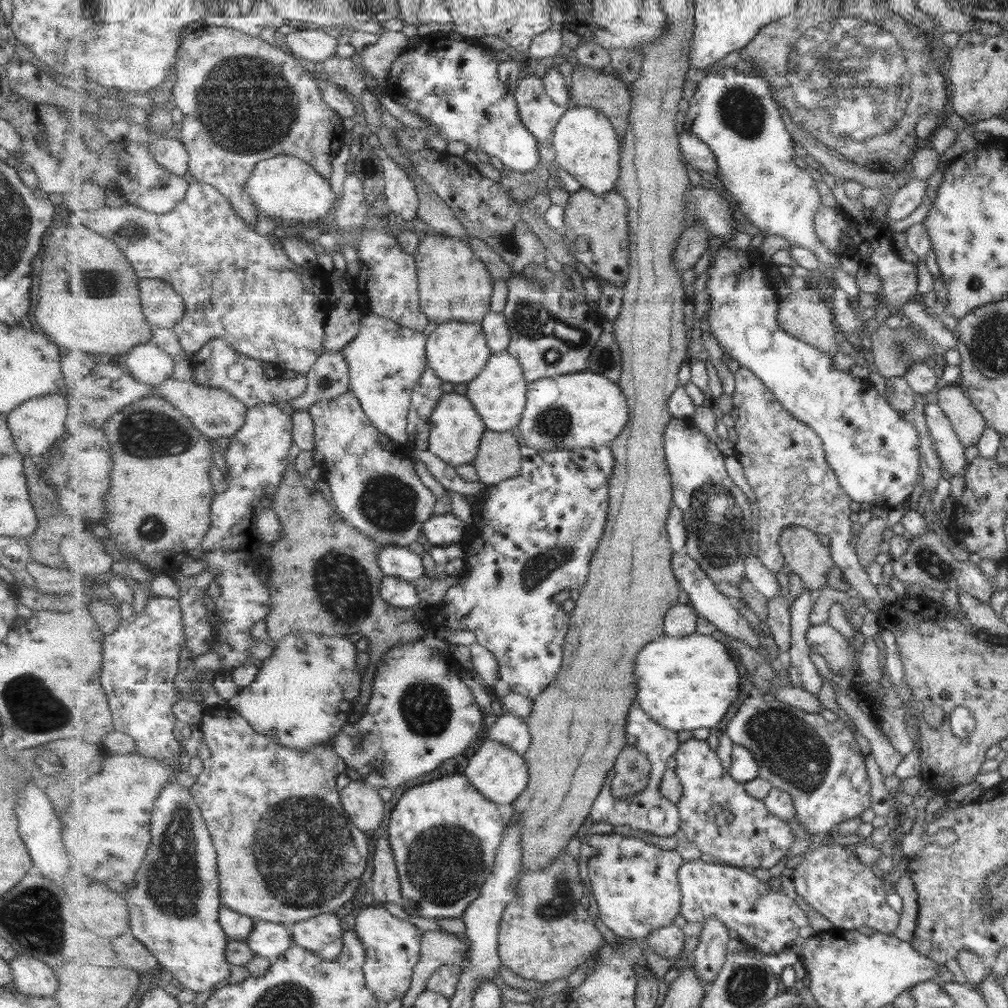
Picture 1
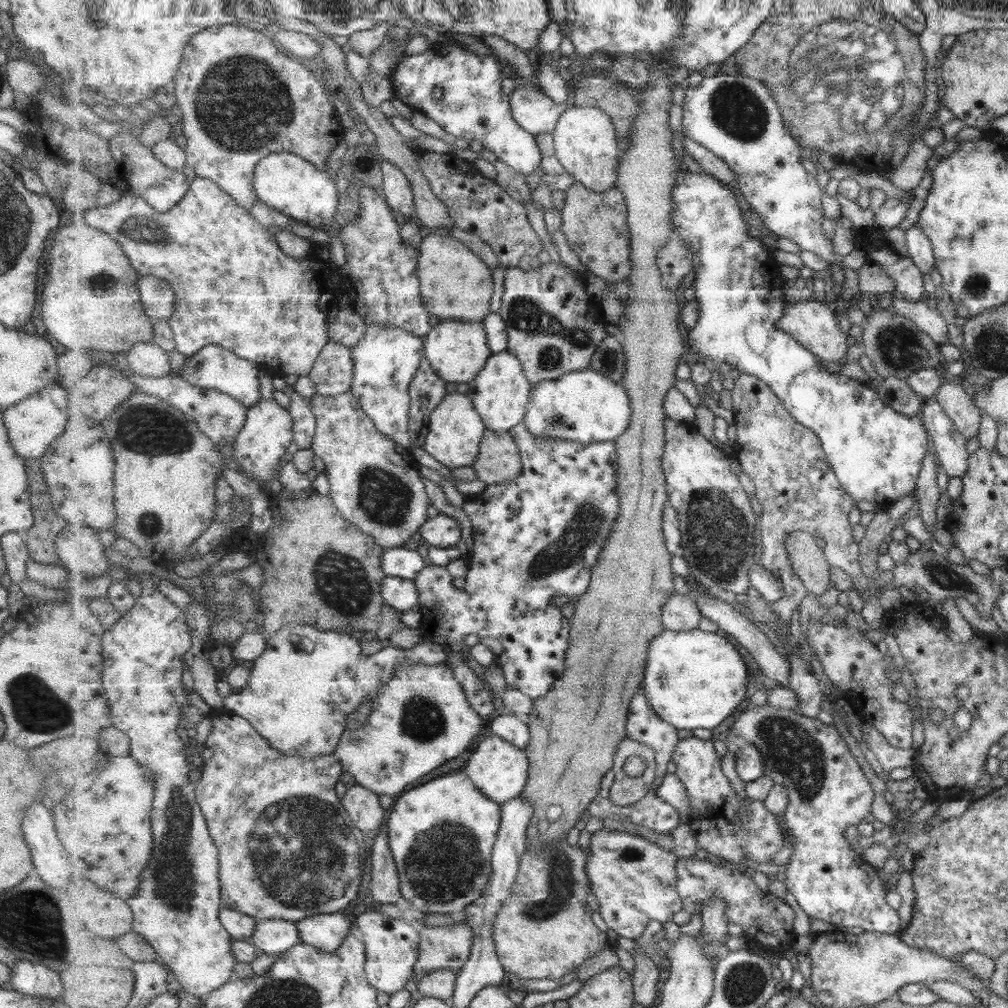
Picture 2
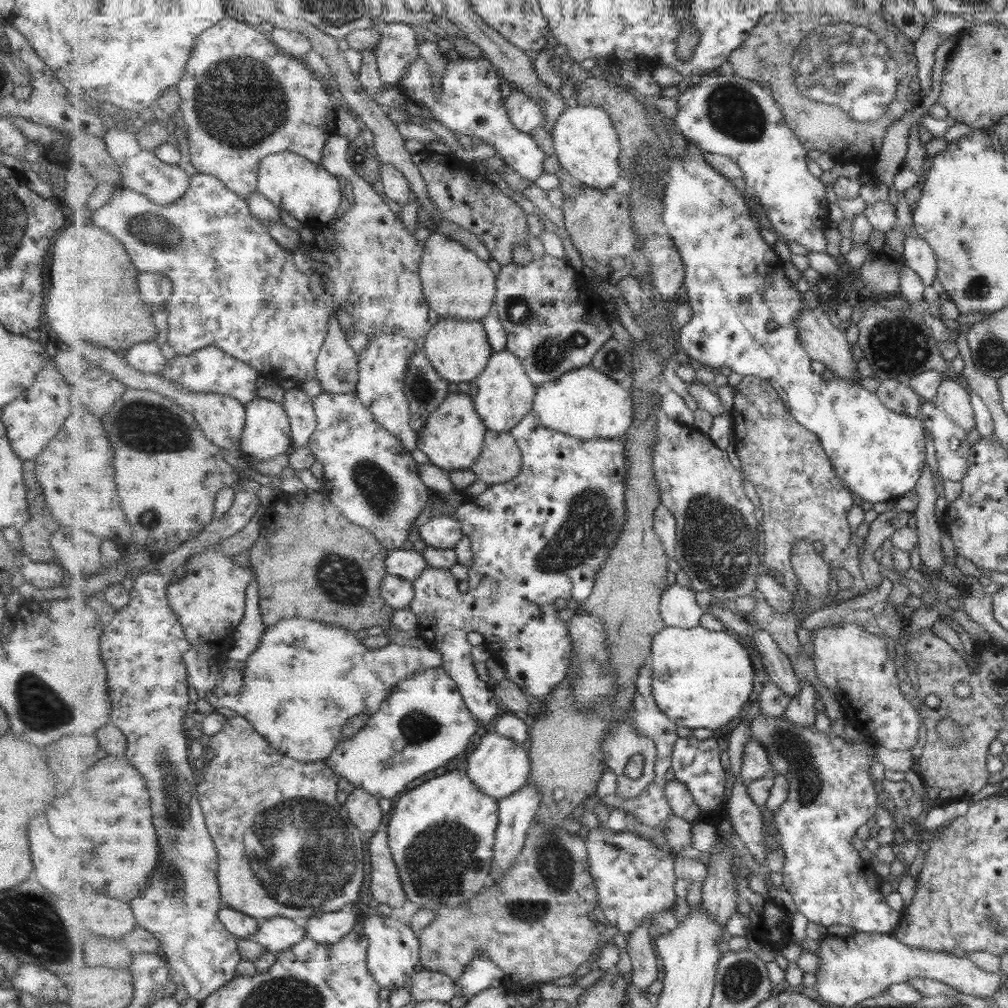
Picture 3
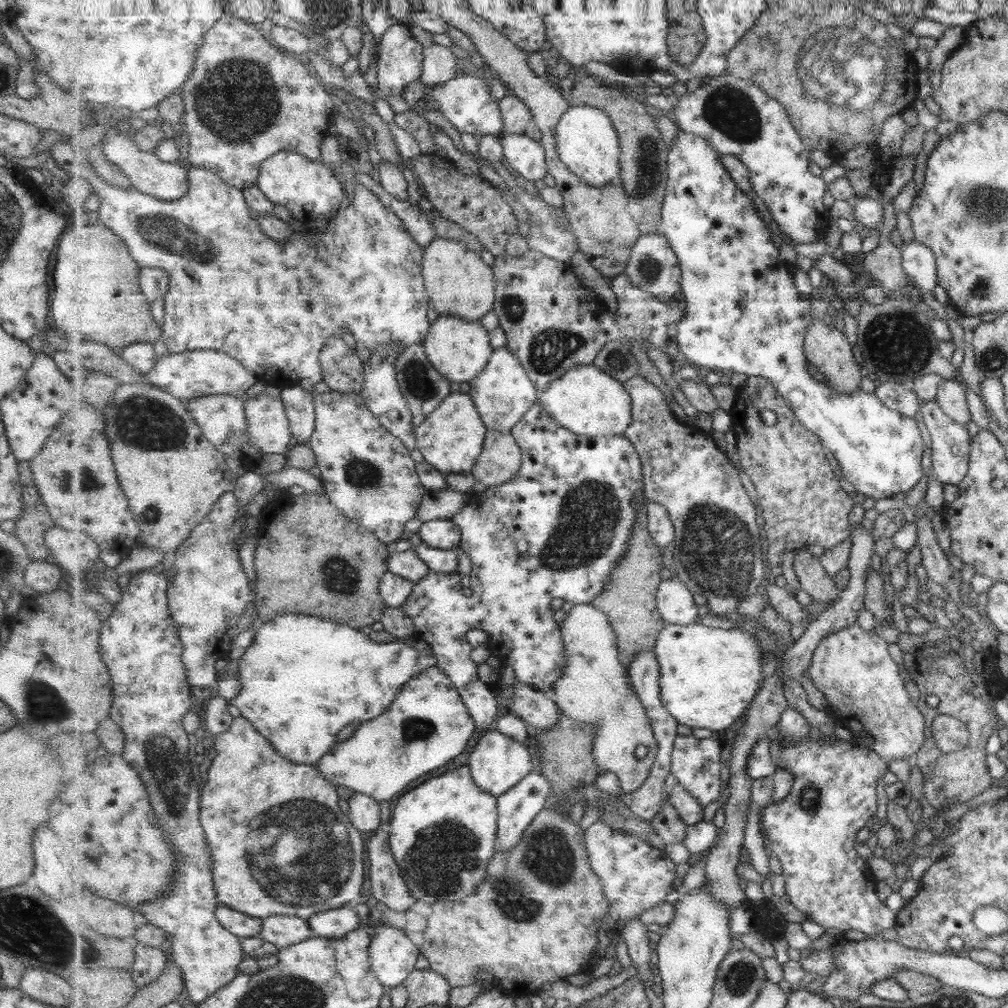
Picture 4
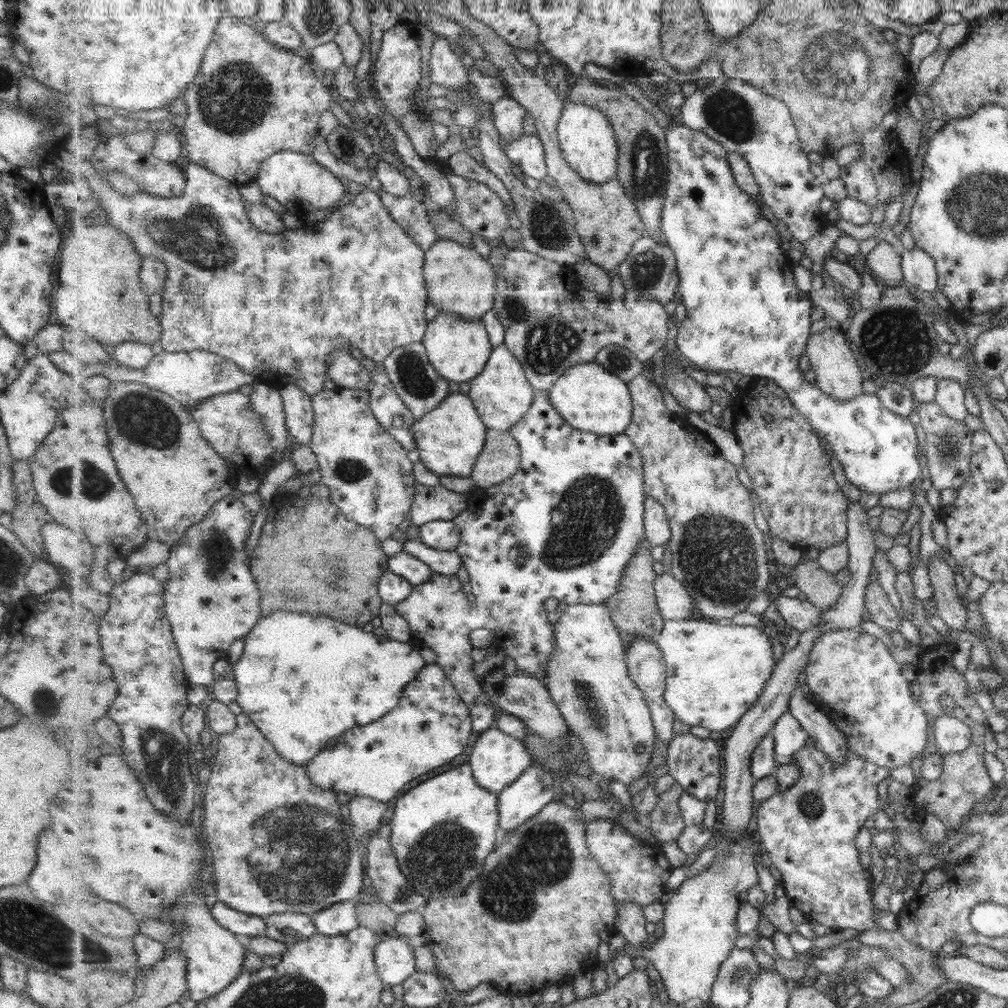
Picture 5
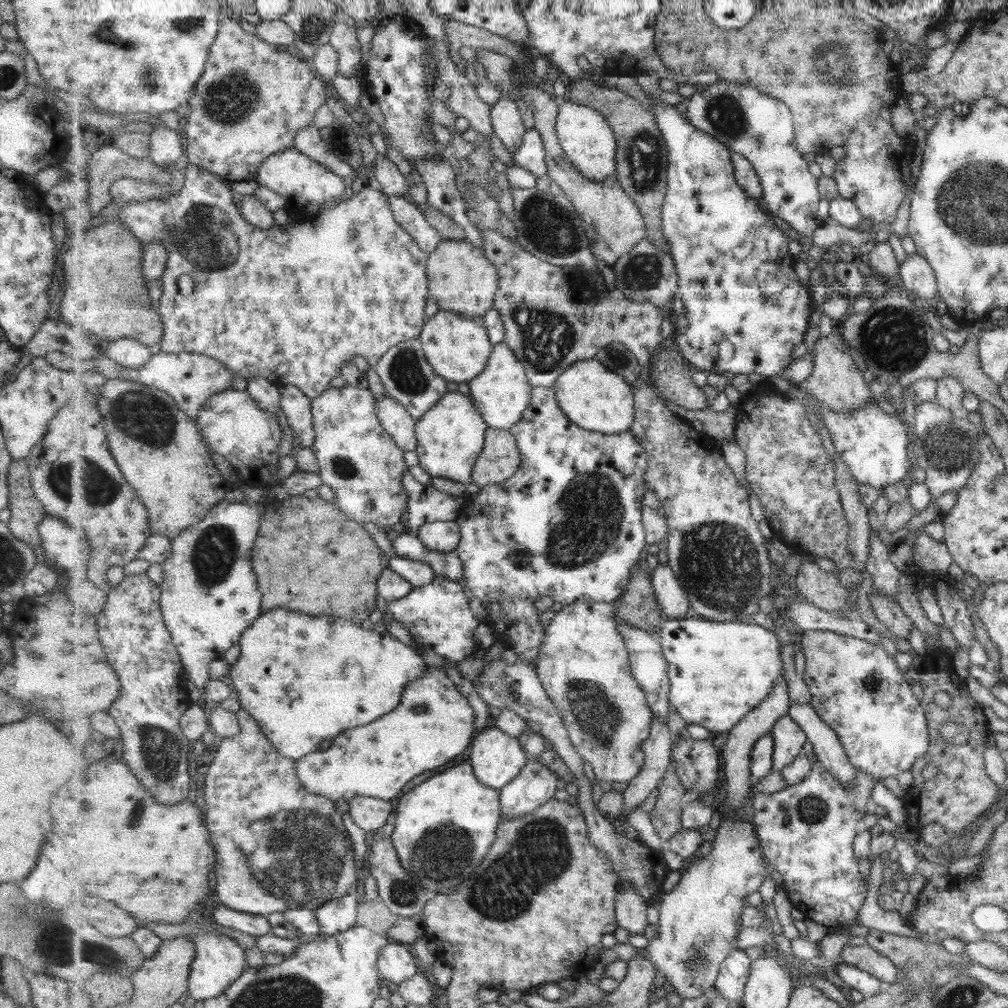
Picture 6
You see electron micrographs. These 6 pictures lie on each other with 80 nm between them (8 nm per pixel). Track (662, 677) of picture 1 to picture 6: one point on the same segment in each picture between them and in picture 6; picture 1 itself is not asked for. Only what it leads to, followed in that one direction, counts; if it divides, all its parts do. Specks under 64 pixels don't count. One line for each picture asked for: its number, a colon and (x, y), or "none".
2: (694, 679)
3: (702, 678)
4: (710, 675)
5: (716, 671)
6: (719, 671)

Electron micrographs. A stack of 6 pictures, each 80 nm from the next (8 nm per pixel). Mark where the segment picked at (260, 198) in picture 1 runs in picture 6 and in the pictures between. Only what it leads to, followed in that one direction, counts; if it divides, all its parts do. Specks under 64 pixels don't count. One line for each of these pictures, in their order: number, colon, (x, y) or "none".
2: (288, 182)
3: (308, 191)
4: (307, 188)
5: (297, 180)
6: (295, 176)

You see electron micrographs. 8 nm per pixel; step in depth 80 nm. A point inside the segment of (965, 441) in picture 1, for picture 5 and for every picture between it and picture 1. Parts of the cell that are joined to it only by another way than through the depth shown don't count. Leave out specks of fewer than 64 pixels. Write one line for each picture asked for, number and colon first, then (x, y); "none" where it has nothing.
2: (954, 399)
3: (952, 397)
4: (949, 396)
5: (949, 396)

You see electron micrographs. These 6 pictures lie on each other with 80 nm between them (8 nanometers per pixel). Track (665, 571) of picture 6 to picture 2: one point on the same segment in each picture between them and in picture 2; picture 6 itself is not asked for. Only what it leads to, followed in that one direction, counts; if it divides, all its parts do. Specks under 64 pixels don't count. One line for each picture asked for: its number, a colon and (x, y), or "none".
2: (682, 613)
3: (679, 608)
4: (676, 602)
5: (675, 602)

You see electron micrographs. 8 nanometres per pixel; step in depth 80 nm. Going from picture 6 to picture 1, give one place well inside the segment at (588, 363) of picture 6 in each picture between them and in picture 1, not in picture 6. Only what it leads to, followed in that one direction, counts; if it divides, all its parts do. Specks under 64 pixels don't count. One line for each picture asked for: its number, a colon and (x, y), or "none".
1: (577, 410)
2: (586, 406)
3: (586, 403)
4: (588, 401)
5: (592, 399)

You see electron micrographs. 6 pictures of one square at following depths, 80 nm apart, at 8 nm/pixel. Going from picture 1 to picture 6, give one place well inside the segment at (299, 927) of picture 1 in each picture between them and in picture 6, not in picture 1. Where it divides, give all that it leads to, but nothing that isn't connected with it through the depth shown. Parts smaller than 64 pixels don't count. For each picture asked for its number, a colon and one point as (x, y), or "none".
2: (326, 931)
3: (330, 927)
4: (334, 924)
5: (342, 917)
6: (340, 914)

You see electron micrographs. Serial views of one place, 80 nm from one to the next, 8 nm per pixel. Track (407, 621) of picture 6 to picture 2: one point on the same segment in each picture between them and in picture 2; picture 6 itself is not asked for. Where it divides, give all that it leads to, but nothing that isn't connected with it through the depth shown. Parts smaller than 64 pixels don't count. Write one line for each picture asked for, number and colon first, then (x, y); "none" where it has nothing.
2: (539, 536)
3: (547, 534)
4: (572, 509)
5: (577, 506)

